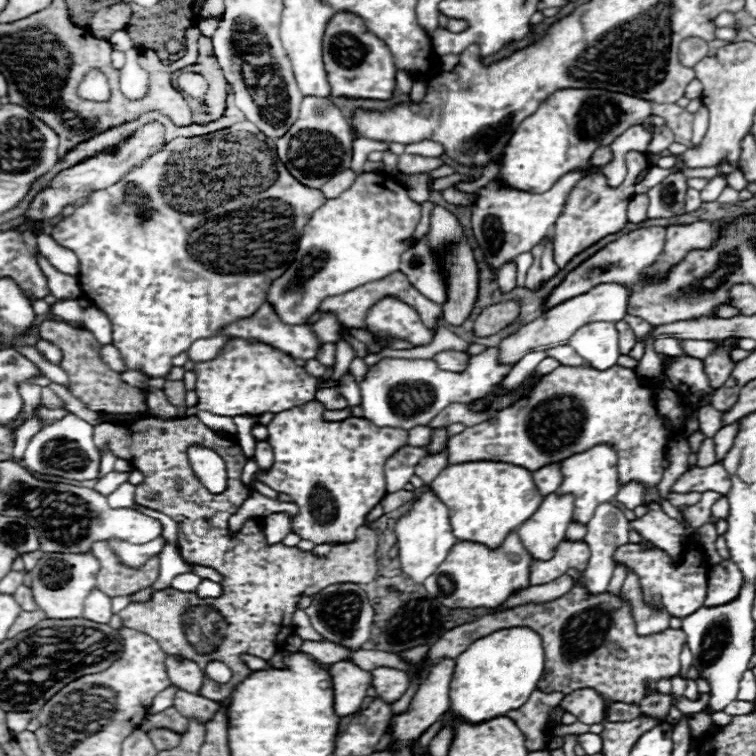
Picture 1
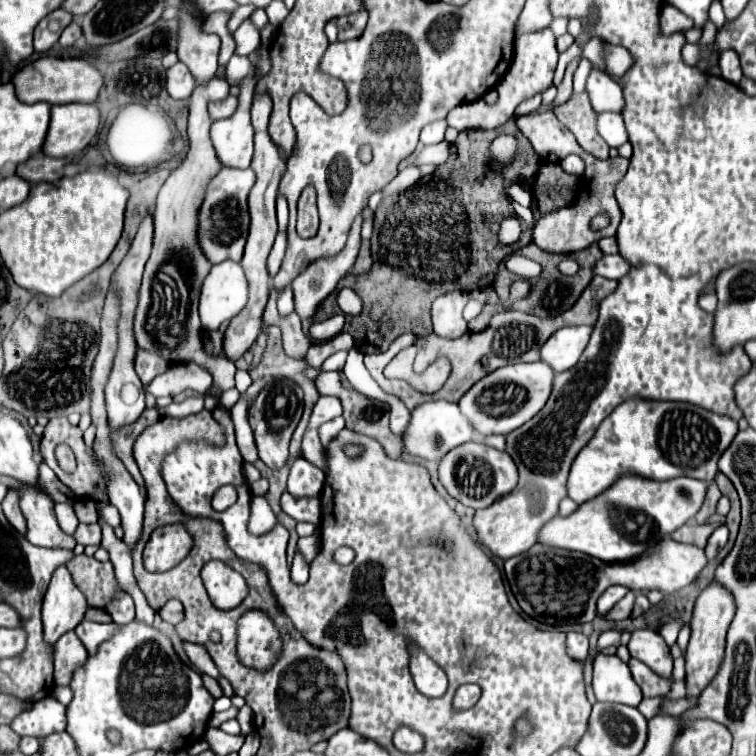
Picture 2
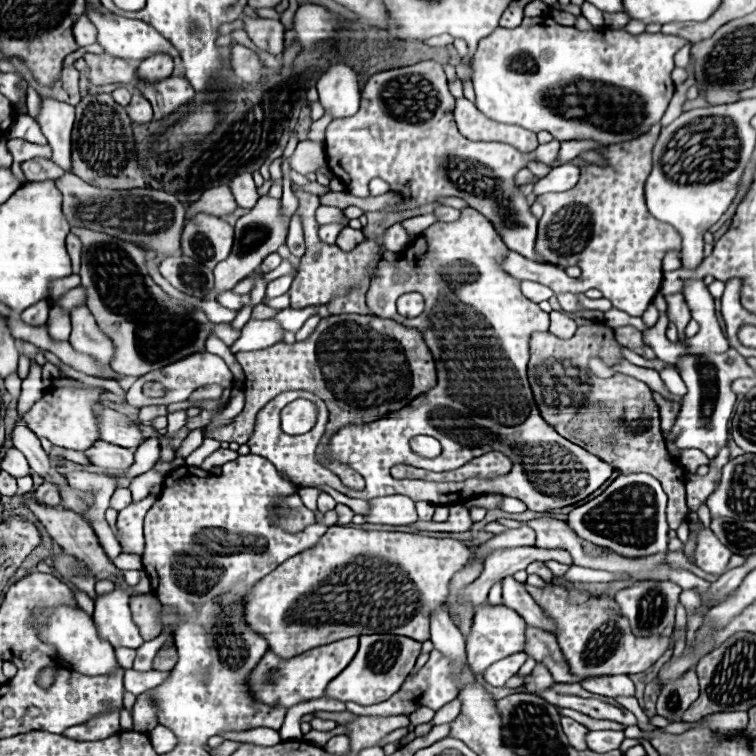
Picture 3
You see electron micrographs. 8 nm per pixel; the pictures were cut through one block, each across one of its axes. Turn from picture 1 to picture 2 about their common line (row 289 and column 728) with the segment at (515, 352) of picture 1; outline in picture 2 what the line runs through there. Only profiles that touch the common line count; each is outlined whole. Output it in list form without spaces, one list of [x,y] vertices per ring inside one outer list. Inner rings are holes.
[[[712,582],[696,600],[694,616],[690,622],[692,636],[686,648],[686,698],[698,698],[706,684],[714,680],[722,664],[722,654],[726,648],[726,630],[734,616],[734,598],[720,584]]]

